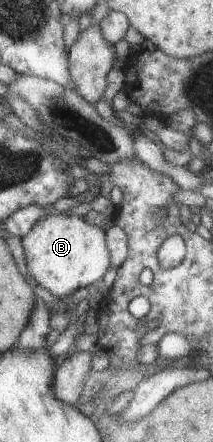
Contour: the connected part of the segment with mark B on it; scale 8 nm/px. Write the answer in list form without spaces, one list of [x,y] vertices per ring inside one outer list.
[[[80,210],[73,212],[50,212],[41,218],[25,235],[23,246],[28,269],[38,285],[45,287],[59,298],[72,295],[83,287],[99,284],[99,279],[109,271],[109,249],[105,231],[85,221]]]

